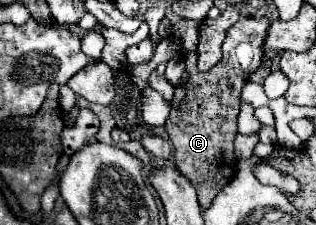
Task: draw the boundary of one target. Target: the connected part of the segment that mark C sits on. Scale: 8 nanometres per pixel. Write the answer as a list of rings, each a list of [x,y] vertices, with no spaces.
[[[250,17],[250,19],[242,19],[236,25],[230,27],[230,31],[226,33],[224,39],[224,47],[222,47],[222,59],[218,65],[214,65],[210,71],[200,73],[194,71],[194,53],[186,57],[186,69],[190,71],[190,79],[186,81],[184,87],[174,91],[174,101],[172,101],[172,109],[170,109],[170,117],[166,121],[166,133],[174,145],[174,165],[190,177],[192,185],[196,187],[198,193],[198,201],[202,209],[208,209],[212,199],[216,197],[216,193],[232,181],[234,173],[236,173],[236,153],[234,153],[234,135],[236,135],[236,117],[240,111],[240,93],[242,87],[248,79],[248,75],[256,73],[262,65],[264,59],[264,49],[262,43],[266,39],[266,31],[268,31],[268,19],[266,17]]]

